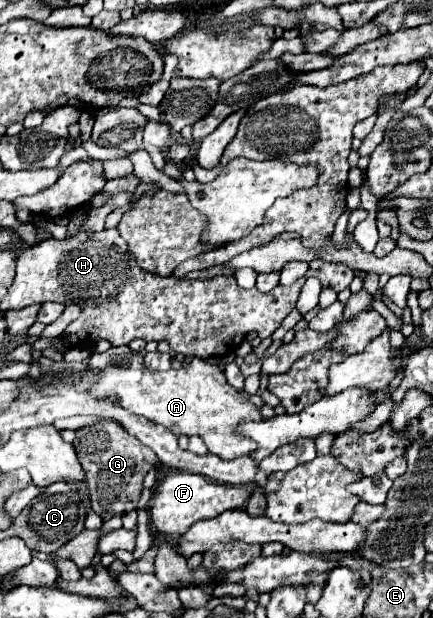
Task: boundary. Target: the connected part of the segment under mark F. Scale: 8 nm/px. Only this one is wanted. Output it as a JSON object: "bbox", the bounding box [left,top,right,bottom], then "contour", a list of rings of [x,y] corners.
{"bbox":[150,471,252,535],"contour":[[[174,471],[156,485],[154,497],[150,501],[150,523],[154,523],[158,533],[184,535],[188,531],[188,527],[200,519],[212,519],[224,511],[242,509],[250,497],[250,493],[252,493],[250,485],[234,487],[234,485],[208,481],[196,473]]]}

